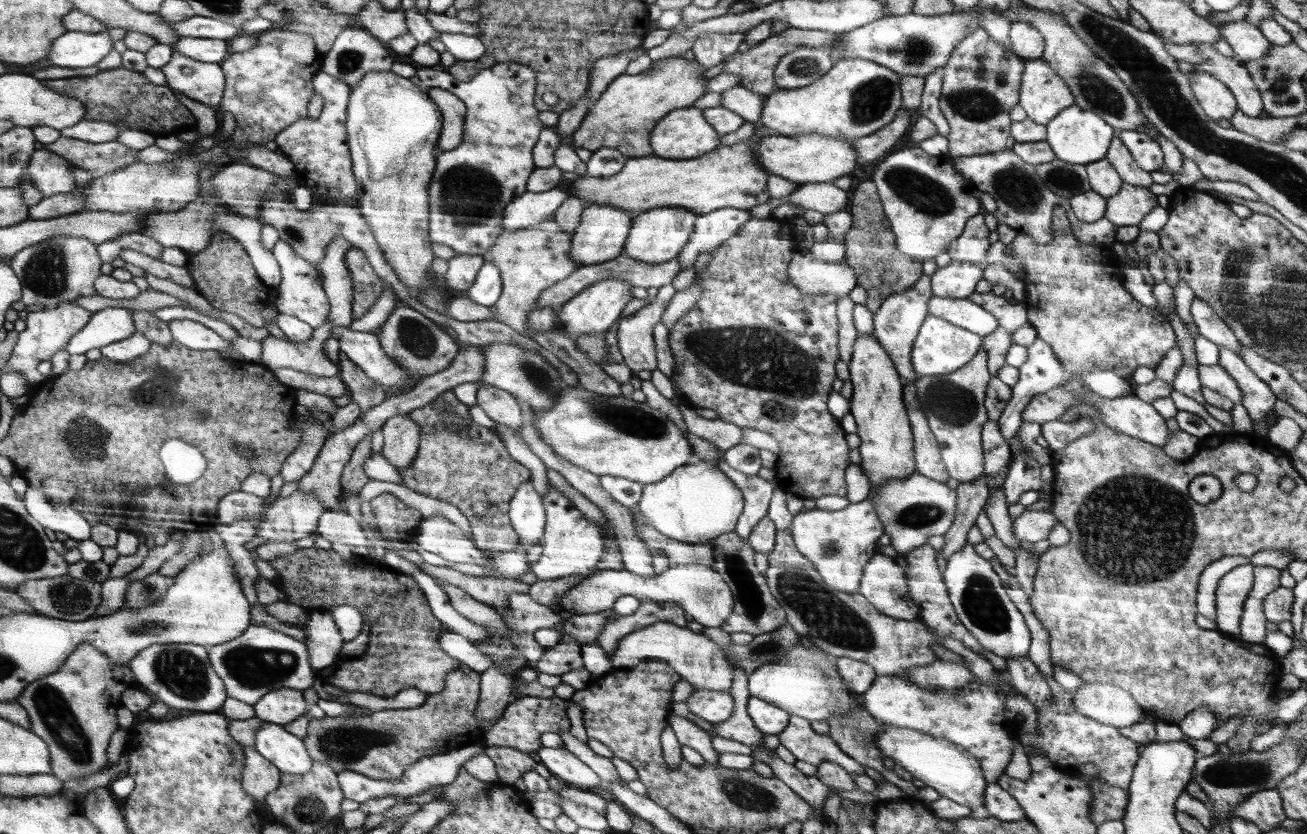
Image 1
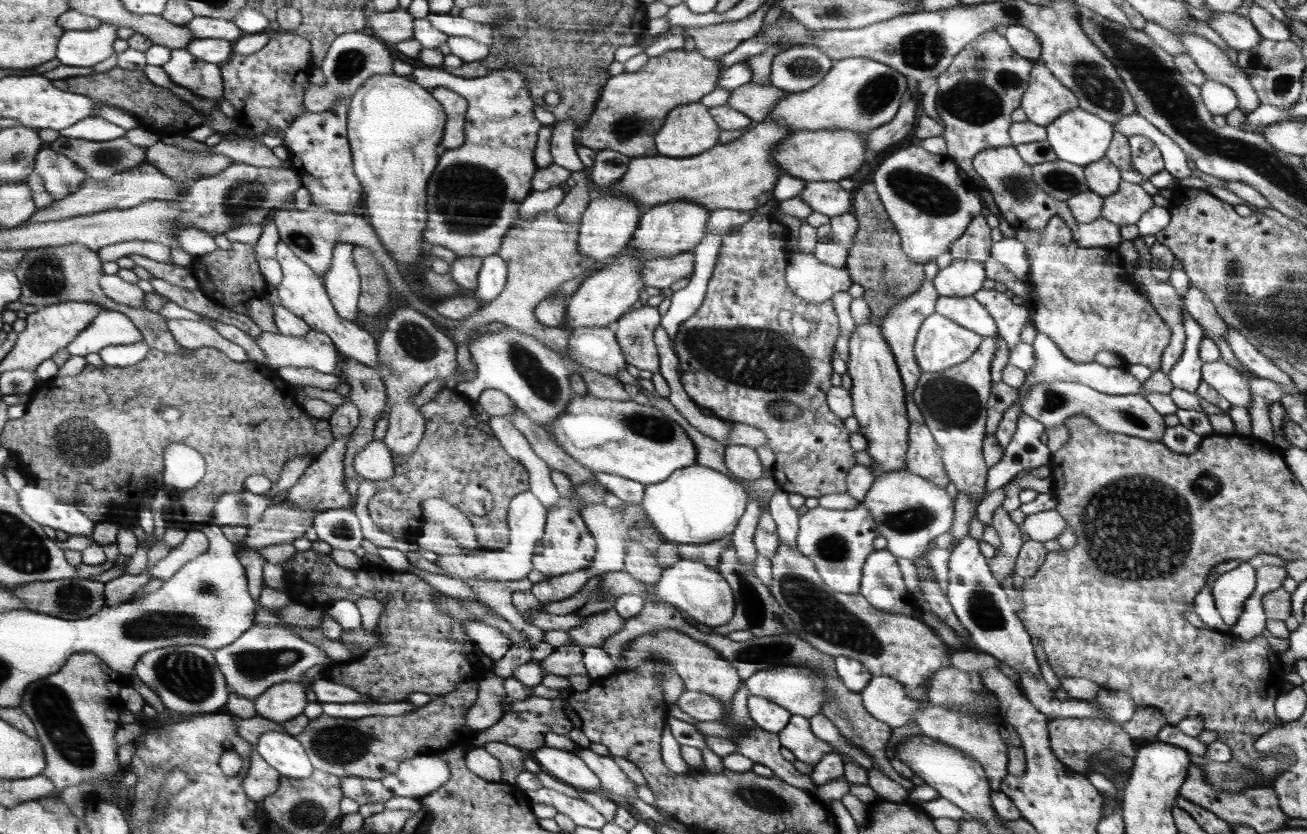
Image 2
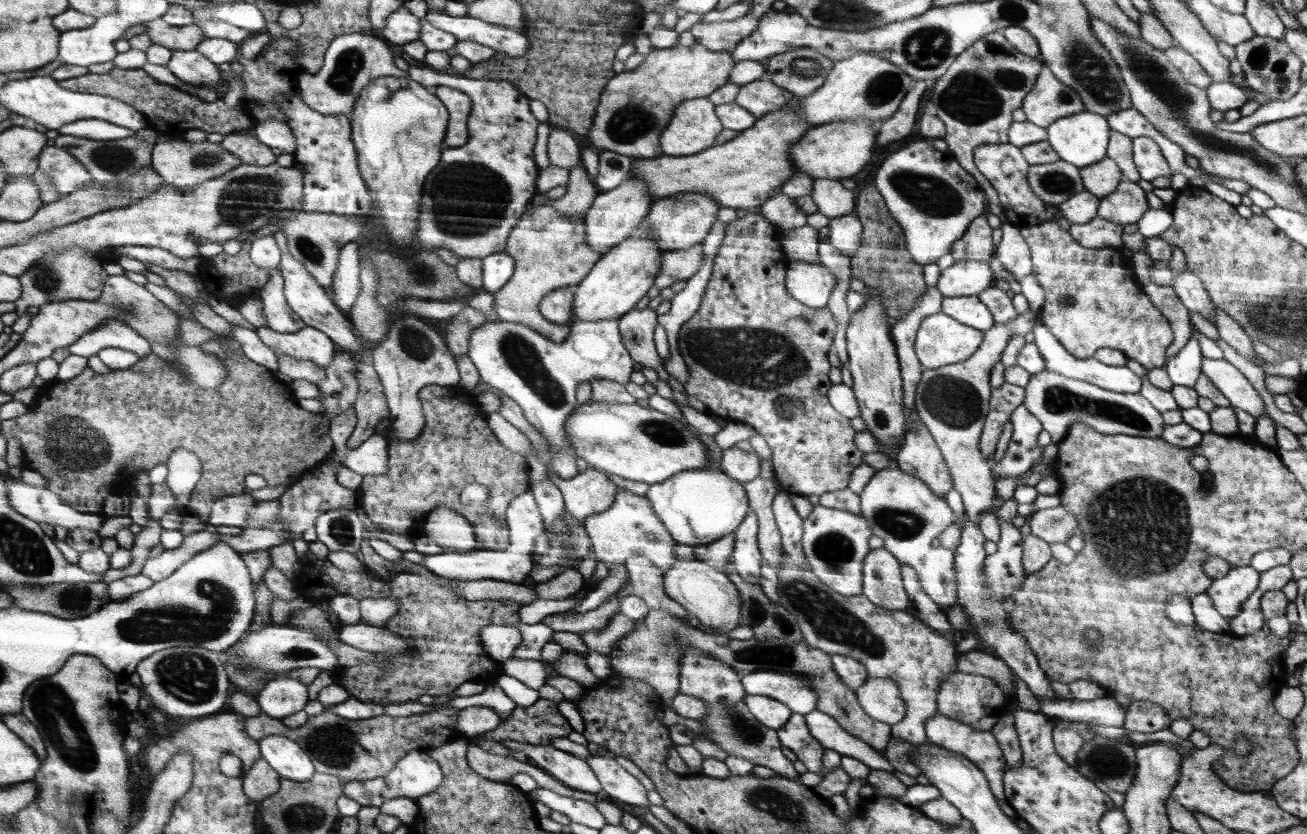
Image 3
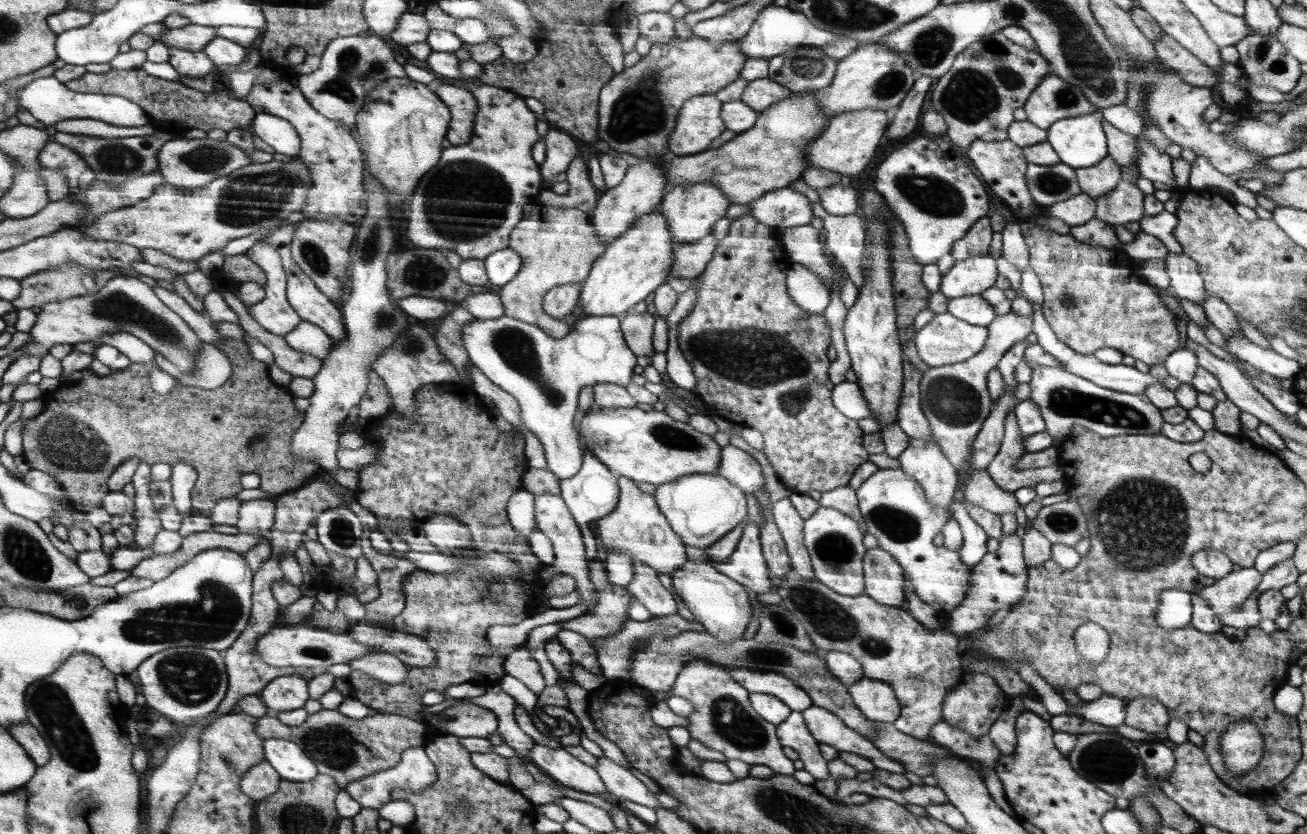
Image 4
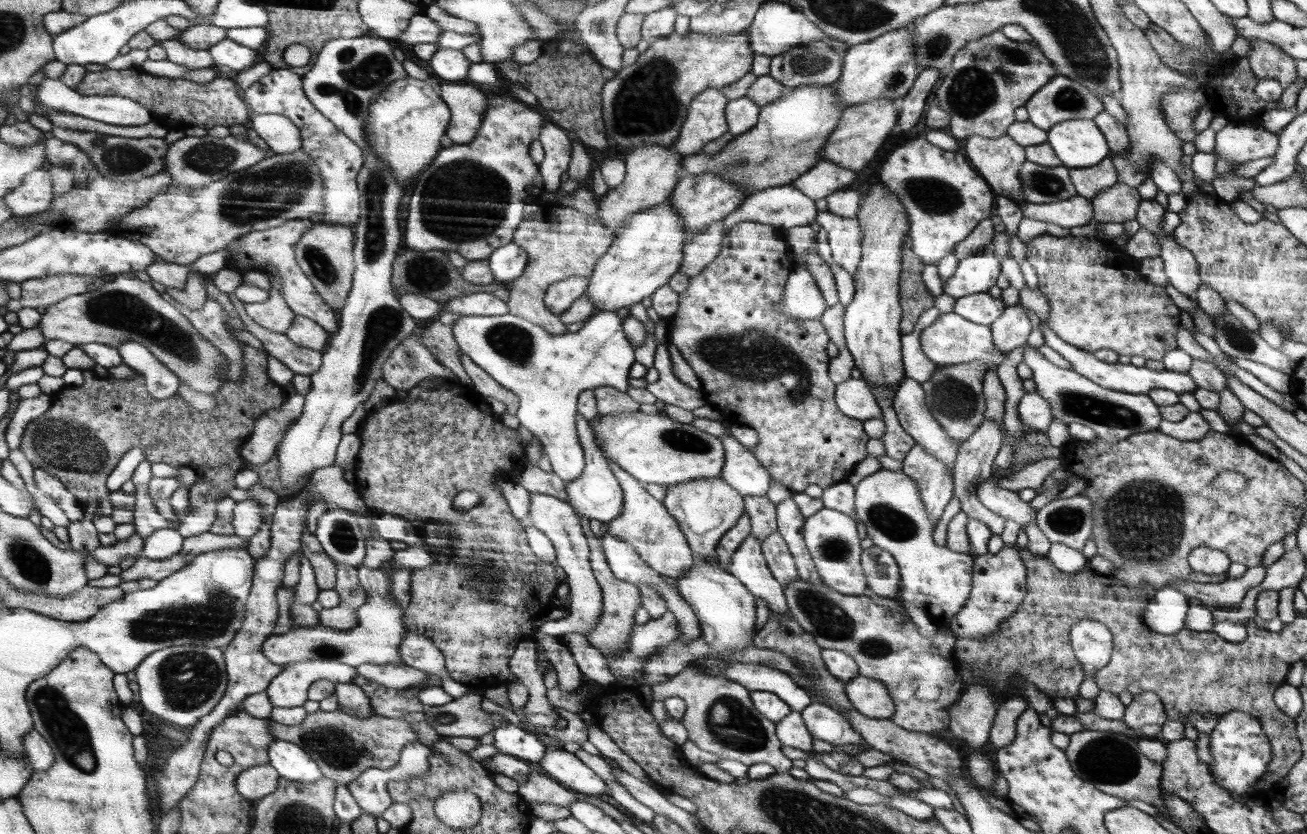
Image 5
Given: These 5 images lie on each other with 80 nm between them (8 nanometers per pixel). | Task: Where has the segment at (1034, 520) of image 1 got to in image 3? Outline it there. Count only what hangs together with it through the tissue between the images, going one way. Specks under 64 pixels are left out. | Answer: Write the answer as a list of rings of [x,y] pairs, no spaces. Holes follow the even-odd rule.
[[[1058,505],[1032,512],[1024,531],[1029,531],[1048,543],[1066,543],[1077,527],[1079,528],[1079,521],[1075,514],[1067,510],[1066,506]]]

